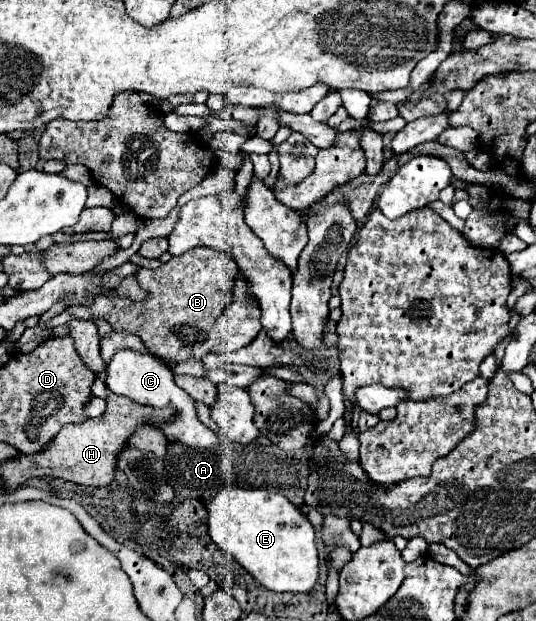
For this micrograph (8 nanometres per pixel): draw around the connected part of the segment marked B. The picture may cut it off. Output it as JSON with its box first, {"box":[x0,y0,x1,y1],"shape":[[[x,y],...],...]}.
{"box":[47,248,239,362],"shape":[[[193,248],[171,258],[155,270],[141,268],[135,276],[141,288],[149,290],[145,302],[127,298],[97,298],[93,306],[70,306],[47,323],[47,327],[66,324],[70,319],[107,320],[115,330],[137,334],[145,348],[165,362],[185,362],[189,358],[201,360],[217,344],[217,320],[233,300],[233,282],[239,274],[237,262],[211,256],[211,248]]]}

